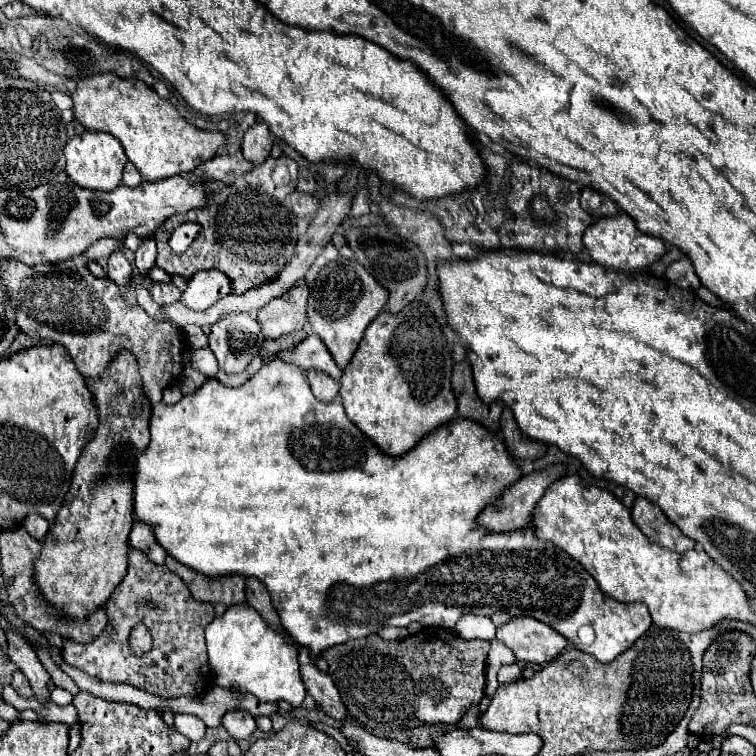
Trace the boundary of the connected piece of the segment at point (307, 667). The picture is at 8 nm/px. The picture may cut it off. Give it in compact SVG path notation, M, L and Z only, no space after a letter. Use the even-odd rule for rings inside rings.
M305 648L299 650L299 666L301 666L301 676L305 682L305 688L315 698L319 710L323 710L327 716L331 716L337 722L343 720L347 710L339 696L339 690L335 688L329 674L323 674L317 670L313 658L309 658Z

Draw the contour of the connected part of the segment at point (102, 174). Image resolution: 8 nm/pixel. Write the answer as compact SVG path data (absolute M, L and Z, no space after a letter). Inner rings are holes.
M83 132L79 136L73 136L67 146L65 146L65 158L67 158L67 166L65 172L67 176L83 186L83 188L91 188L91 190L113 190L121 184L121 172L123 166L127 164L127 156L123 152L121 142L107 134L107 132Z

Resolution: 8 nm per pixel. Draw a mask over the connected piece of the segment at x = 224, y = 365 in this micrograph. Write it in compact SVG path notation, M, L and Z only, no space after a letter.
M253 314L229 316L211 326L209 348L217 358L219 370L235 374L243 372L253 356L259 354L263 340L259 322Z

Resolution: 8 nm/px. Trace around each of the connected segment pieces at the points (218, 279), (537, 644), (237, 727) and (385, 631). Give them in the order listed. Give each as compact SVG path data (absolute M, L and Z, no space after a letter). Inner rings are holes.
M201 270L189 280L181 302L191 310L203 312L227 294L231 294L231 280L227 274L221 270Z
M519 616L505 626L499 626L497 640L509 646L519 660L525 660L537 666L553 662L569 644L551 626L531 616Z
M231 710L223 716L223 728L235 738L249 738L255 732L255 718L245 710Z
M387 626L387 628L381 628L379 632L377 632L383 640L403 640L403 638L407 638L407 628L397 628L397 626Z

